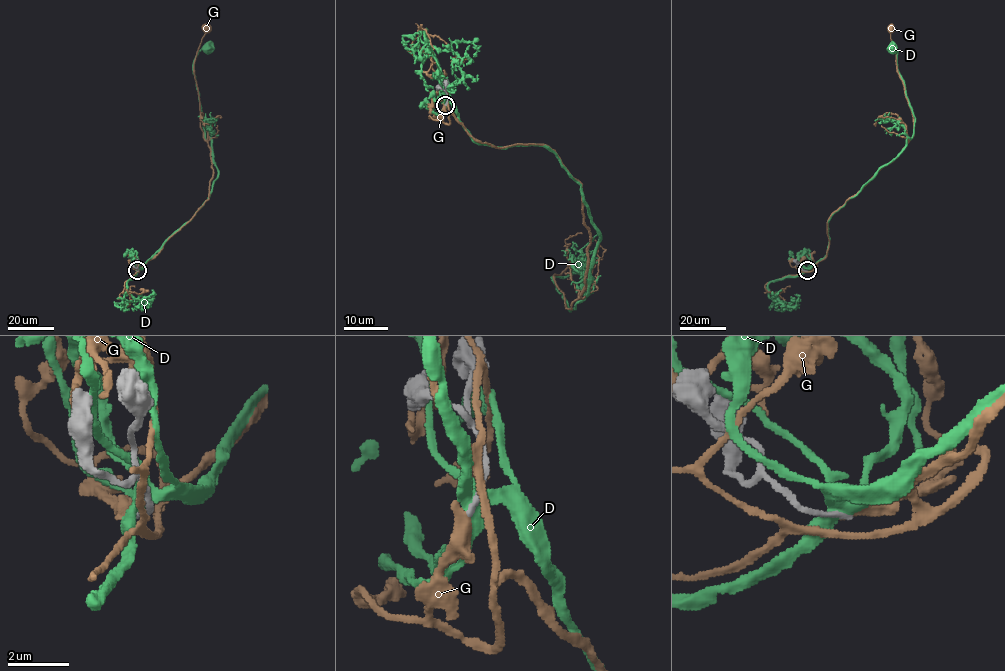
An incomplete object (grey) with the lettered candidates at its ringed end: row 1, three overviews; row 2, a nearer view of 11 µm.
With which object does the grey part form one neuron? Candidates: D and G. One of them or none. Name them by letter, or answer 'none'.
none

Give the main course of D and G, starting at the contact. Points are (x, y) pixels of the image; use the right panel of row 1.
D: (806, 270), (826, 255), (833, 214), (912, 136), (915, 117), (892, 49)
G: (806, 270), (826, 256), (830, 216), (891, 162), (914, 134), (892, 27)

